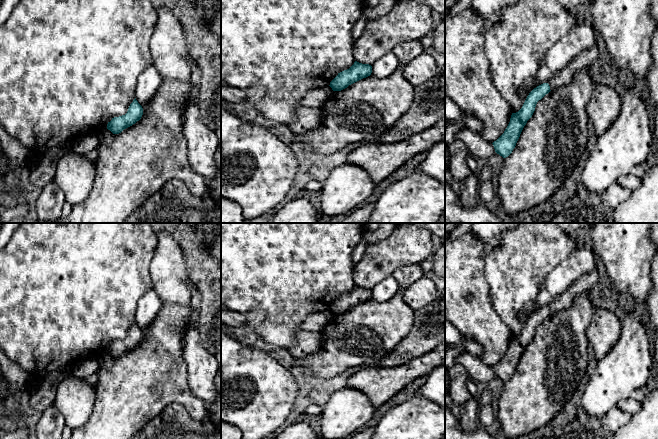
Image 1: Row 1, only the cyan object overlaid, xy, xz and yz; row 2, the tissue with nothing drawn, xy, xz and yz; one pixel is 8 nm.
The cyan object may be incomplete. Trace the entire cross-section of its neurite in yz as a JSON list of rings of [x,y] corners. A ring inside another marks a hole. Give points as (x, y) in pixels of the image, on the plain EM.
[[[594,269],[576,280],[559,298],[552,301],[548,307],[543,307],[534,312],[527,320],[522,332],[518,336],[512,337],[504,357],[492,367],[495,376],[503,382],[508,381],[515,372],[524,350],[532,341],[537,326],[551,314],[569,308],[575,297],[581,293],[587,294],[597,281],[598,271]]]

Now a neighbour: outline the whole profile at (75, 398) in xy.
[[[71,374],[57,387],[53,405],[63,415],[65,425],[74,430],[88,420],[95,399],[94,385]]]

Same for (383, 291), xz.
[[[393,276],[387,277],[371,289],[371,299],[378,303],[386,302],[399,291],[400,287],[399,282]]]

